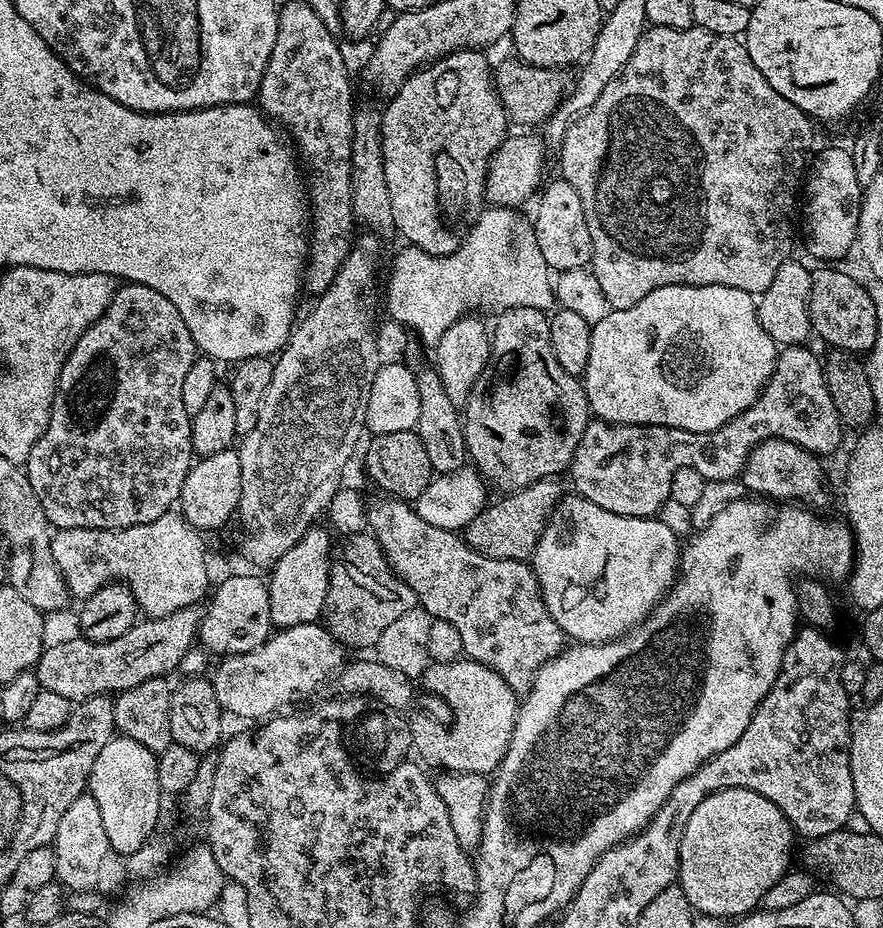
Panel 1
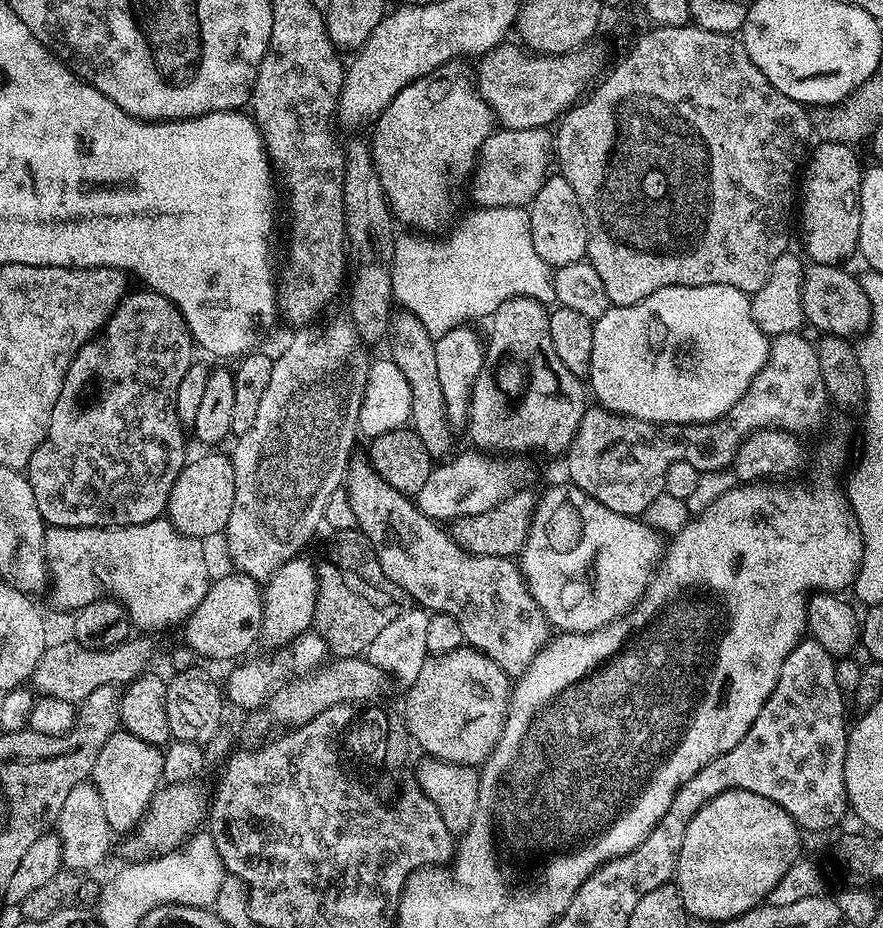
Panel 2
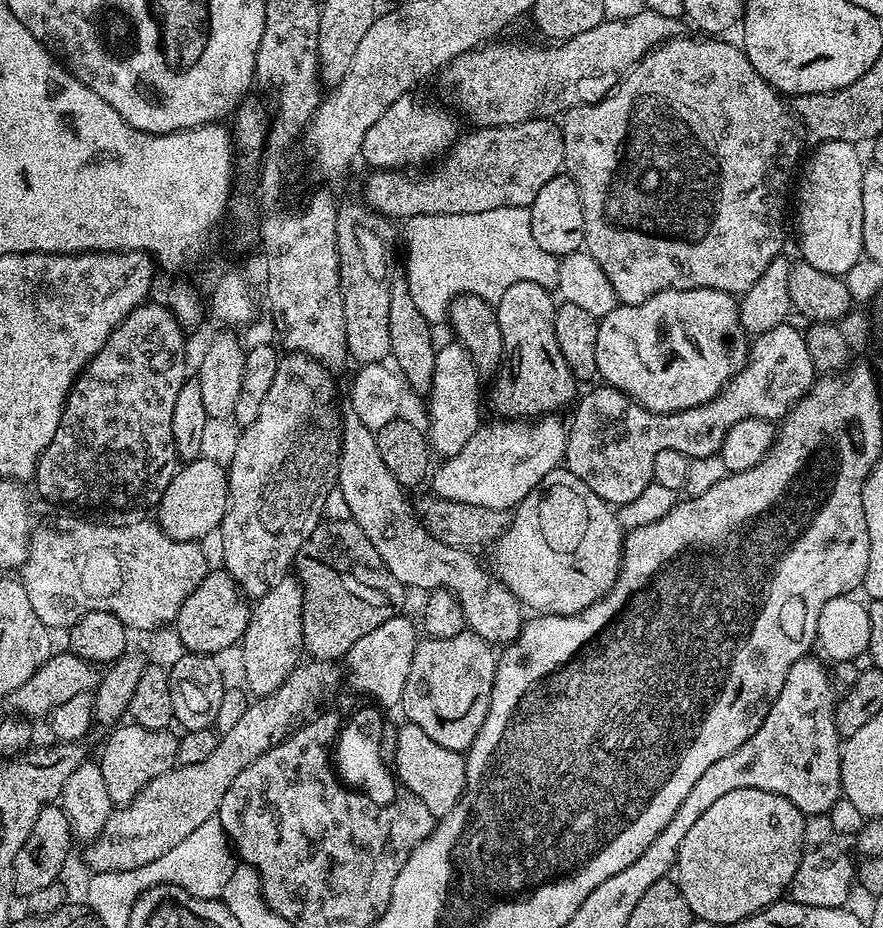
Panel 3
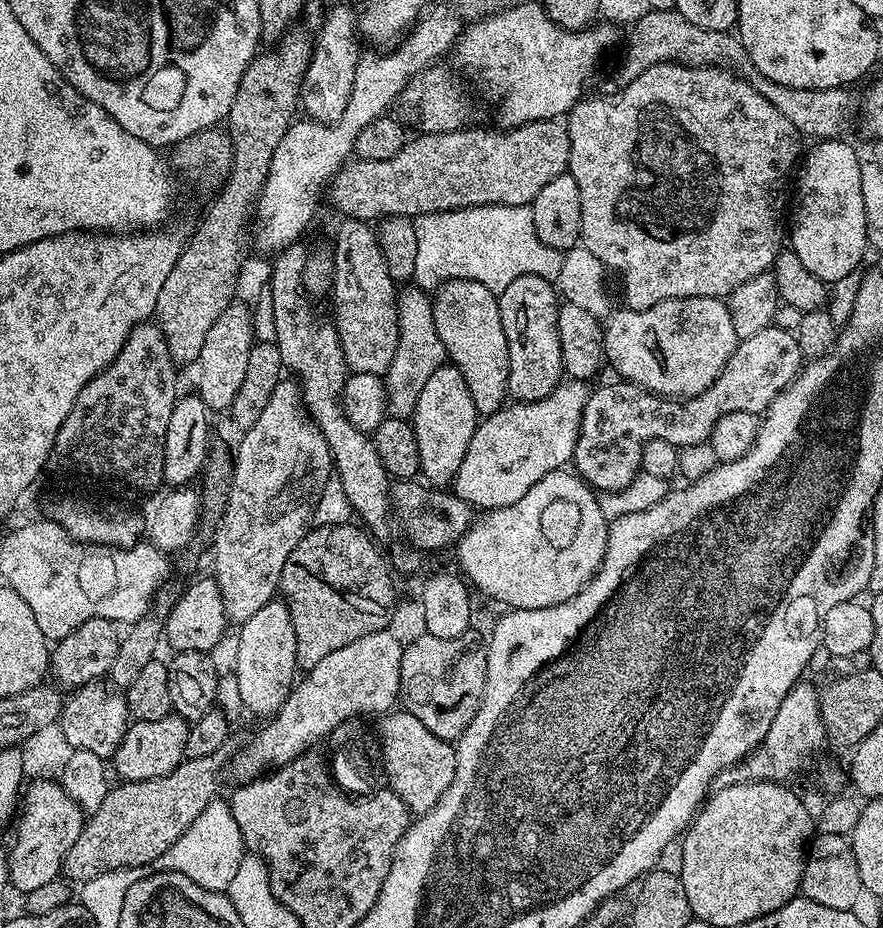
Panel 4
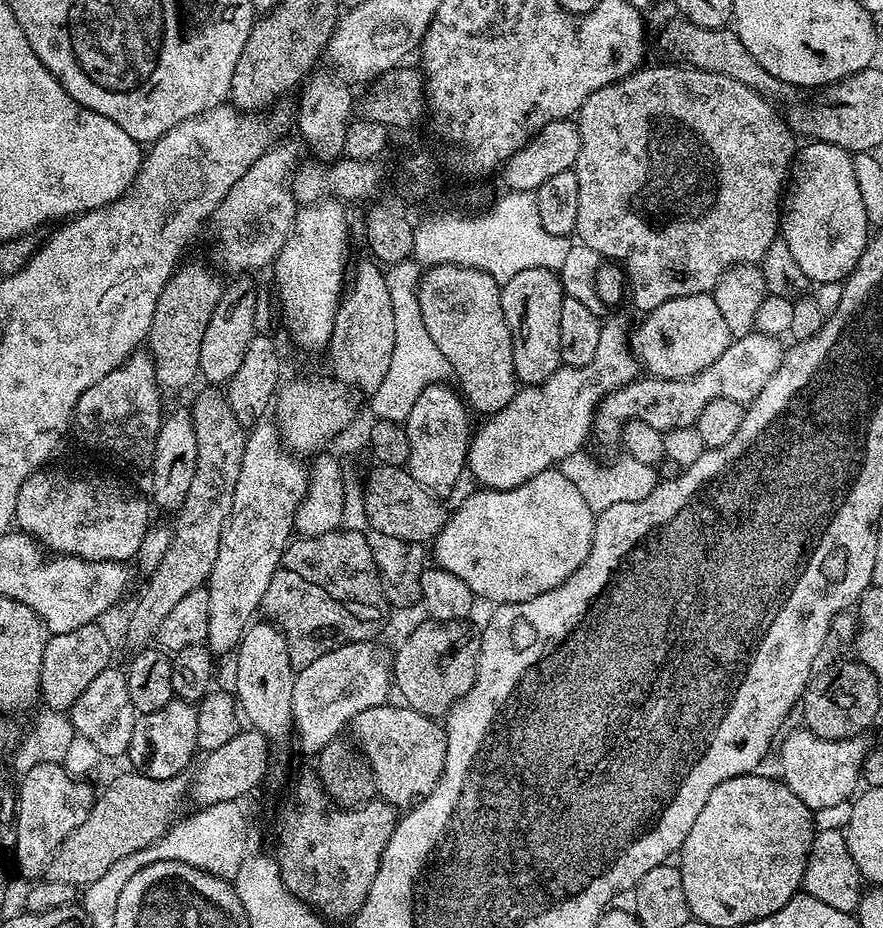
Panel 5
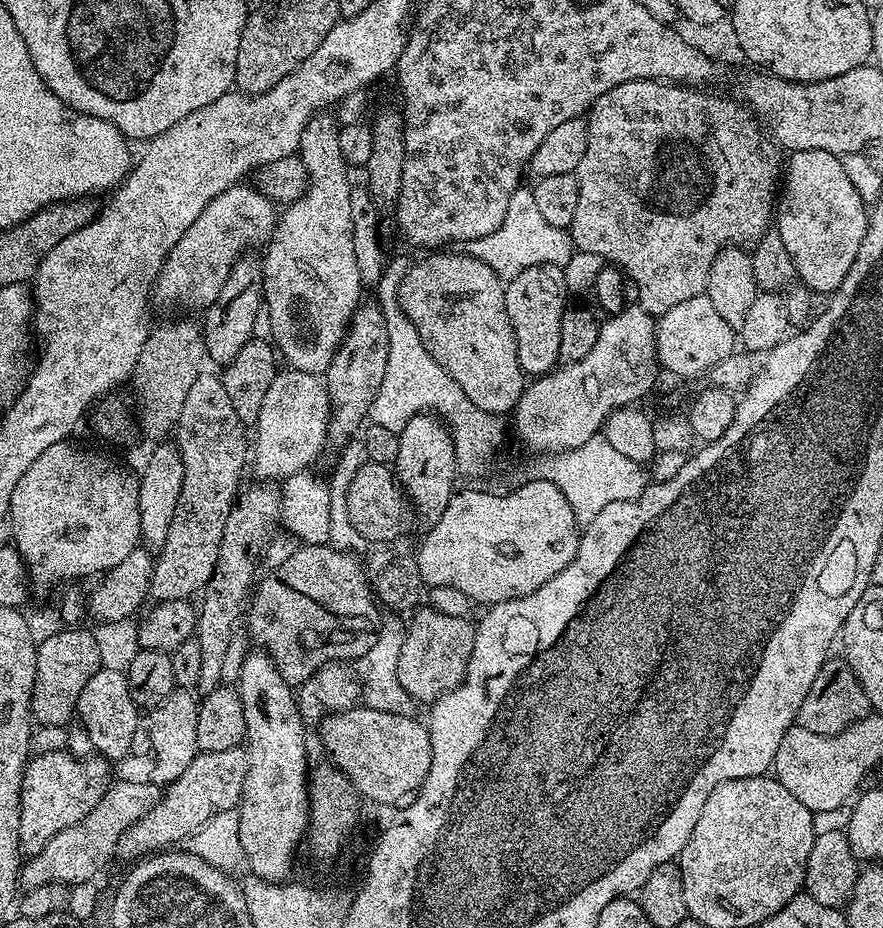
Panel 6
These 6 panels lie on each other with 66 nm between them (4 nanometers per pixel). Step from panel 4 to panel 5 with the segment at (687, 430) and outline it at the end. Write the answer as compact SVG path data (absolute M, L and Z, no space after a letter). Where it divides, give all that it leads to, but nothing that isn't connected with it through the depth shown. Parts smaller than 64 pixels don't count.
M753 330L728 344L719 358L706 366L706 370L687 376L684 380L663 380L660 376L649 375L632 380L614 390L596 408L594 440L600 444L612 444L615 440L617 443L629 420L641 420L646 422L646 426L654 426L654 430L663 433L691 428L698 414L702 414L702 410L706 410L706 406L718 398L730 398L745 406L751 404L784 361L785 349L780 348L780 343L777 337Z

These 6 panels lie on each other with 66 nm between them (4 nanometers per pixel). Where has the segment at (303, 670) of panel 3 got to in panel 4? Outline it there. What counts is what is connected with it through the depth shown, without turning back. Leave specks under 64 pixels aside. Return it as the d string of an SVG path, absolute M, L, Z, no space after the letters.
M231 747L219 748L214 754L206 754L202 758L193 760L185 758L184 761L174 769L168 776L159 776L149 780L129 780L120 782L109 787L106 798L102 806L94 813L91 813L84 821L82 834L78 834L78 842L70 846L70 854L66 854L64 859L63 875L72 882L83 882L90 878L98 878L98 874L106 874L110 870L119 868L133 868L143 864L151 866L154 858L166 854L182 834L206 810L206 806L211 800L217 799L216 787L220 784L220 771L229 767L233 759L234 752Z

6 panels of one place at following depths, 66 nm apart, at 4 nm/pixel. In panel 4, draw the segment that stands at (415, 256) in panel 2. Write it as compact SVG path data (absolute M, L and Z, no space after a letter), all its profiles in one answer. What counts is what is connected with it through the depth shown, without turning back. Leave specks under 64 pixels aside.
M479 204L448 212L421 212L414 220L414 238L420 247L414 261L414 284L425 290L435 290L446 280L474 280L499 294L514 278L534 274L555 282L562 271L564 253L538 238L531 207L526 204Z

